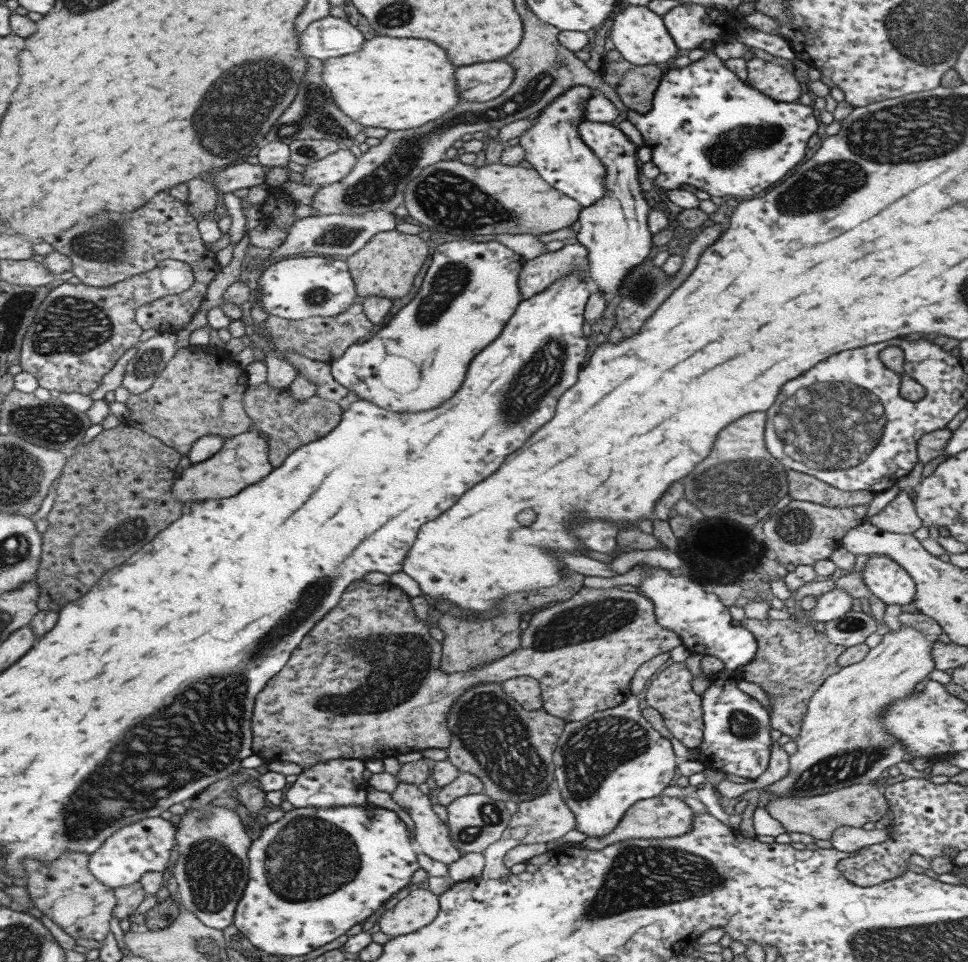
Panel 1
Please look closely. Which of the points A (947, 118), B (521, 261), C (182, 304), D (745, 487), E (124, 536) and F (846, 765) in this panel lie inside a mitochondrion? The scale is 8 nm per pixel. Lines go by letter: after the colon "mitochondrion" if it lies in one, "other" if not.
A: mitochondrion
B: other
C: other
D: mitochondrion
E: mitochondrion
F: mitochondrion

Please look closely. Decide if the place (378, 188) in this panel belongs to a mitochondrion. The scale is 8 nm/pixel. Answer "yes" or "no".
yes

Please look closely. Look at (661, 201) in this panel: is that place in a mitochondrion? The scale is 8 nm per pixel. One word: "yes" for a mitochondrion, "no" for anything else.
no

